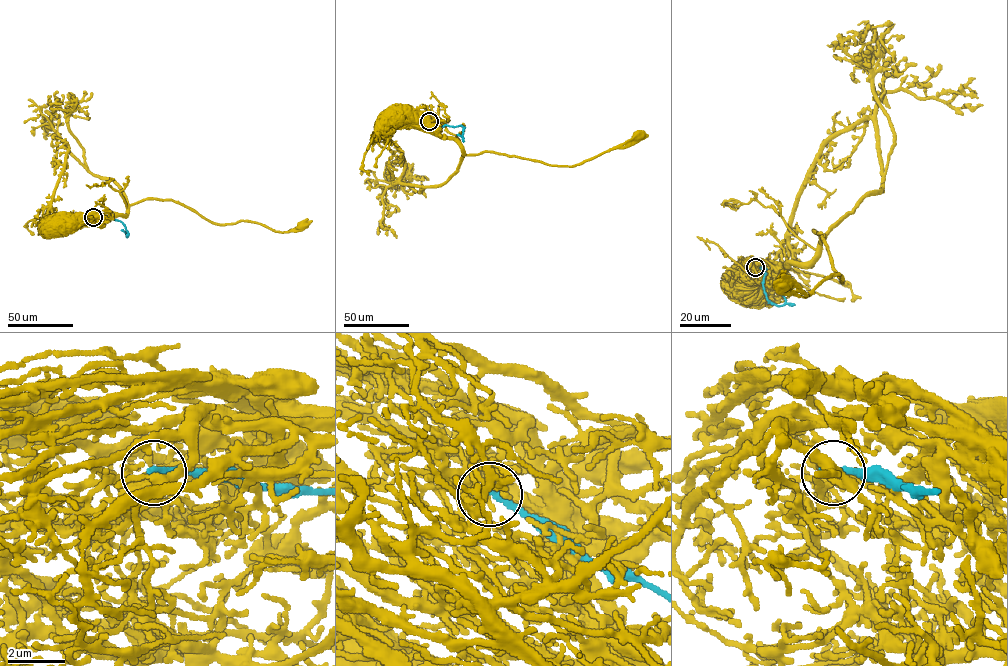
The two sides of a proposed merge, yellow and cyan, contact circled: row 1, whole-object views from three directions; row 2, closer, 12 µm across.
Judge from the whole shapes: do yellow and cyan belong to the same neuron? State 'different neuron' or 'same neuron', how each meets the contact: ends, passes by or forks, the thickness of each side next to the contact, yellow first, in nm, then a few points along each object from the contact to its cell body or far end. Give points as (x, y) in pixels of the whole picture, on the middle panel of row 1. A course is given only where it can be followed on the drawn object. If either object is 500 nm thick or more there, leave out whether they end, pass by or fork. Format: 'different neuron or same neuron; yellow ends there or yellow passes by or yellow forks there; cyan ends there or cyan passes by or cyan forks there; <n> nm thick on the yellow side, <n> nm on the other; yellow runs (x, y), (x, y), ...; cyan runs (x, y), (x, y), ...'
different neuron; yellow ends there; cyan ends there; 180 nm thick on the yellow side, 300 nm on the other; yellow runs (429, 122), (440, 135), (454, 140), (466, 154), (494, 151), (555, 166), (580, 164), (639, 135); cyan runs (429, 122), (439, 127), (464, 127), (462, 137), (457, 134)

